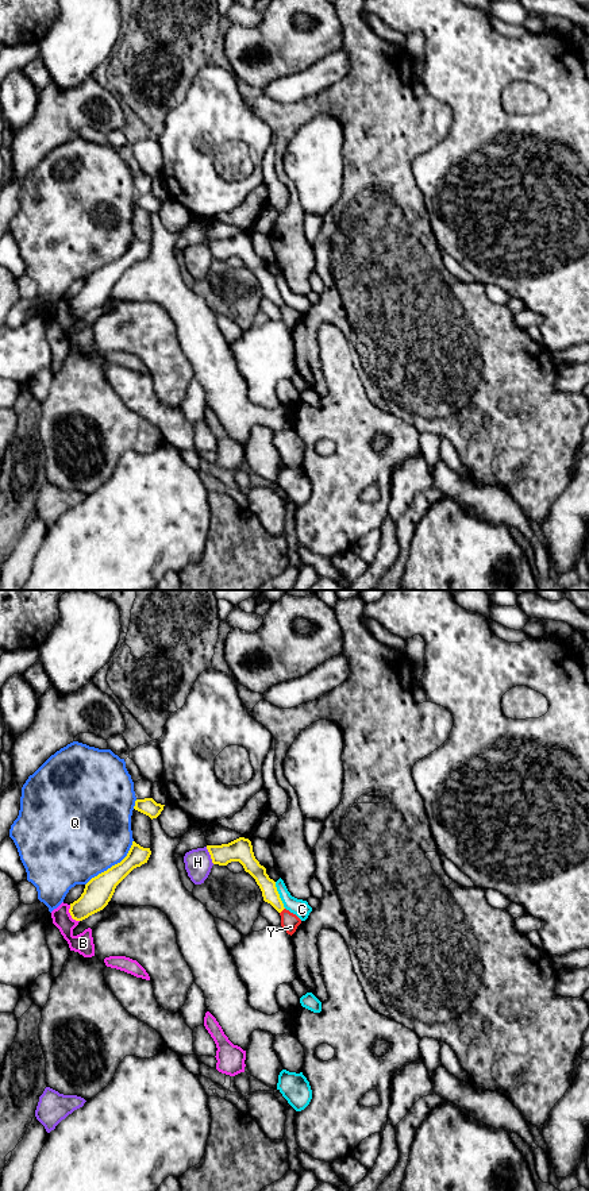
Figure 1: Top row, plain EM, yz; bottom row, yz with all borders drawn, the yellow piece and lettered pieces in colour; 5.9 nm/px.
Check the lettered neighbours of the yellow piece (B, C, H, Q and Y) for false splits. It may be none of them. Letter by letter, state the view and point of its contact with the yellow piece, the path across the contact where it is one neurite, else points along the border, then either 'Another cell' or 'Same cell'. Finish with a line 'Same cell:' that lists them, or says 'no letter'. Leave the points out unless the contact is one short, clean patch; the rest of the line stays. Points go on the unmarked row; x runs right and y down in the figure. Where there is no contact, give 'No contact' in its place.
B: Touches yellow at yz (70, 309). Another cell
C: Touches yellow at yz (278, 290). Boundary: yz (274, 277), (278, 292), (285, 303). Another cell
H: Touches yellow at yz (210, 249). Another cell
Q: Touches yellow at yz (112, 261). Another cell
Y: Touches yellow at yz (283, 304). Another cell
Same cell: no letter

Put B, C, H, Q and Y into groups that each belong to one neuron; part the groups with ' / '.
B / C / H / Q / Y

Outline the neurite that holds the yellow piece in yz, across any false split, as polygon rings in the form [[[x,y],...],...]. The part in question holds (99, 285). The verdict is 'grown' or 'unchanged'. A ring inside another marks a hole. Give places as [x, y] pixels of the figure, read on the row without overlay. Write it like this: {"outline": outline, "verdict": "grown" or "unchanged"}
{"outline": [[[135,236],[127,251],[107,266],[92,273],[84,284],[81,292],[70,298],[69,308],[73,315],[82,316],[89,311],[103,305],[111,296],[116,281],[136,262],[147,258],[151,250],[150,243],[143,243]]], "verdict": "unchanged"}

